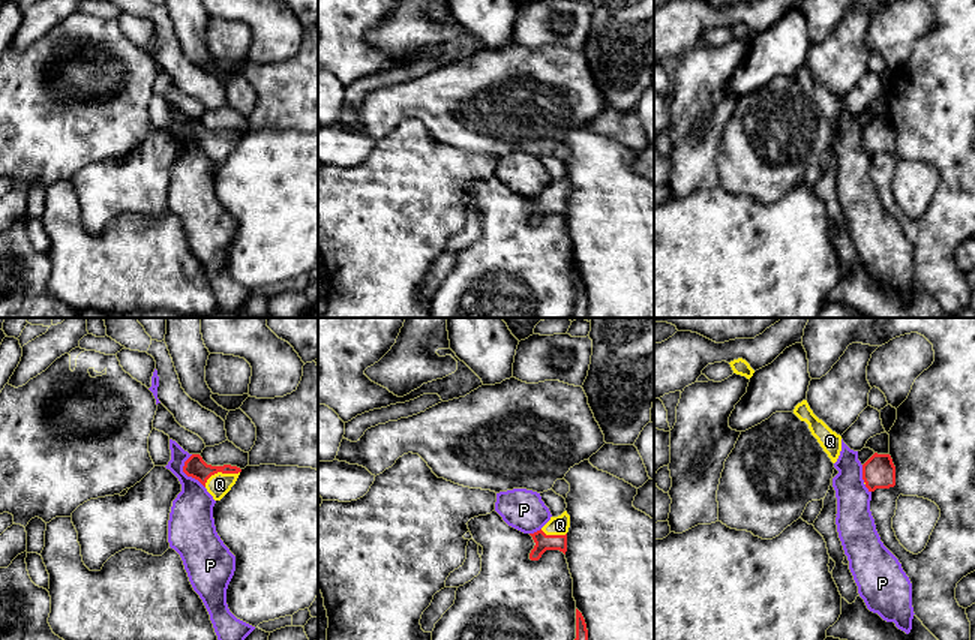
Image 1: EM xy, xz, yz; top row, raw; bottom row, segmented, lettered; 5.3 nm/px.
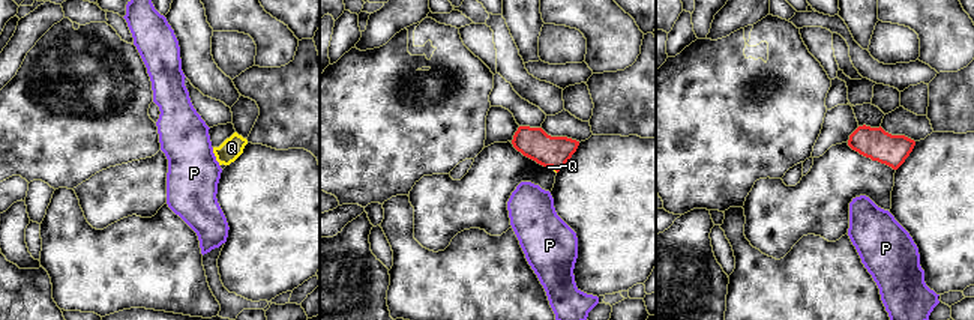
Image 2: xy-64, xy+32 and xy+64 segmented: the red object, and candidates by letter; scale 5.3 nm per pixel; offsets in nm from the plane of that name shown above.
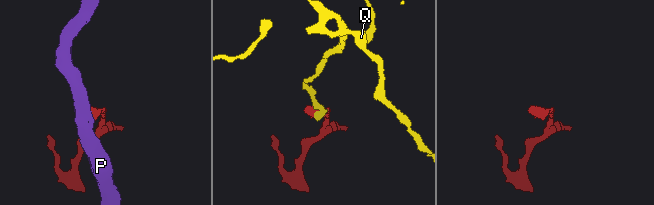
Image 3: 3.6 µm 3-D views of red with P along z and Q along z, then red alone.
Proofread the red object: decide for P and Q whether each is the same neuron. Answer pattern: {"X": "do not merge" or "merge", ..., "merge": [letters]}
{"P": "do not merge", "Q": "merge", "merge": ["Q"]}

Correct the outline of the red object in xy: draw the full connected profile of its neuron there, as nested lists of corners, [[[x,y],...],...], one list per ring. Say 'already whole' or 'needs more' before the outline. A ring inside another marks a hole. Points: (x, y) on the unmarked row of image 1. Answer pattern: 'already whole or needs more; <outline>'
needs more; [[[192,118],[183,130],[188,141],[198,144],[214,165],[220,165],[236,148],[242,133],[231,129],[207,129],[200,118]]]

